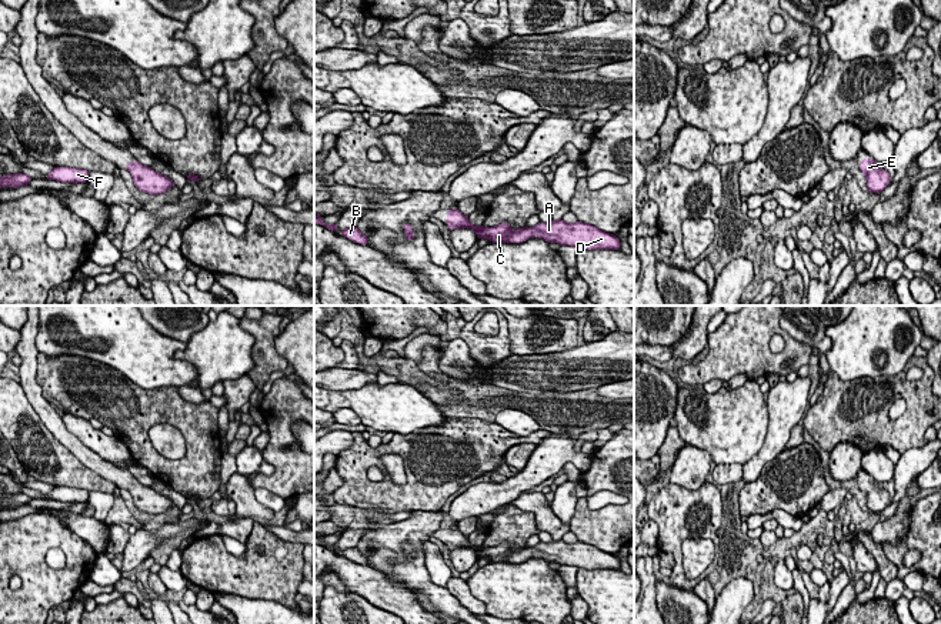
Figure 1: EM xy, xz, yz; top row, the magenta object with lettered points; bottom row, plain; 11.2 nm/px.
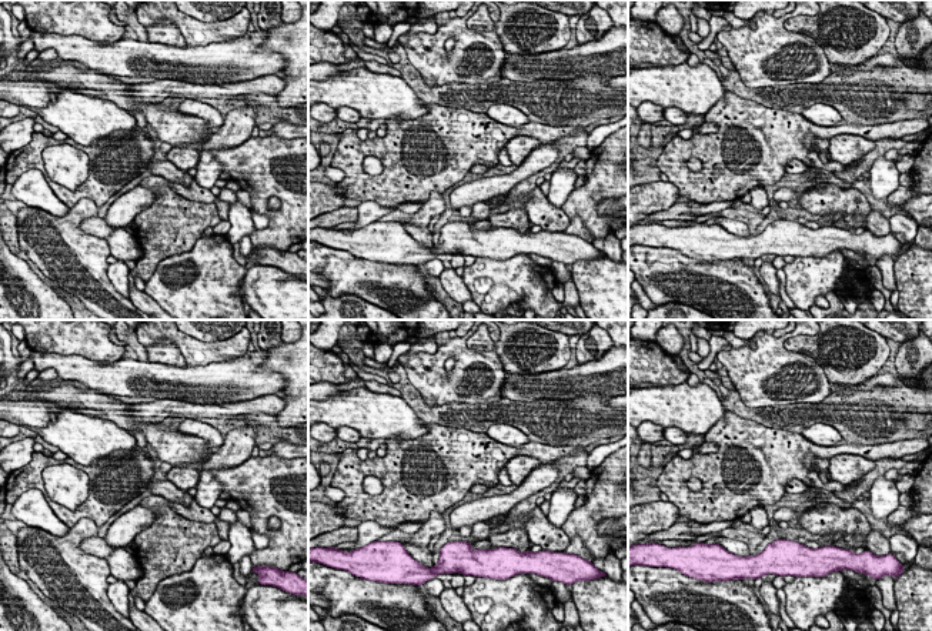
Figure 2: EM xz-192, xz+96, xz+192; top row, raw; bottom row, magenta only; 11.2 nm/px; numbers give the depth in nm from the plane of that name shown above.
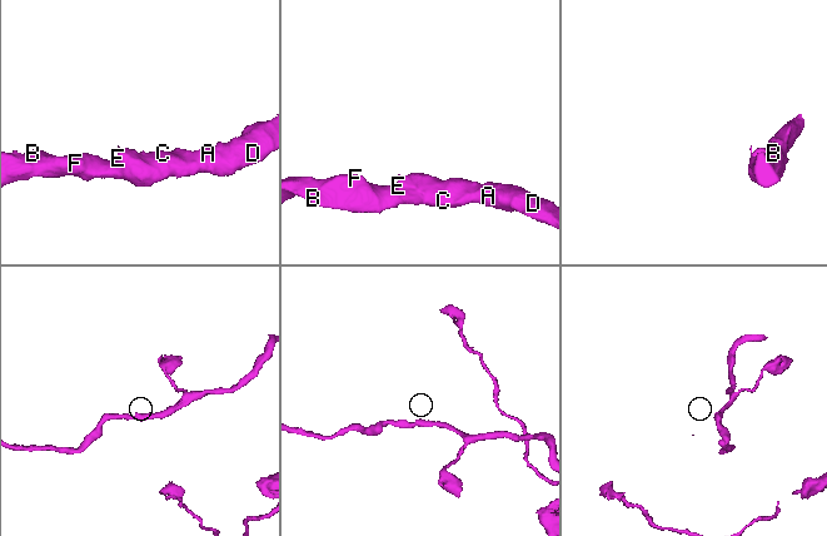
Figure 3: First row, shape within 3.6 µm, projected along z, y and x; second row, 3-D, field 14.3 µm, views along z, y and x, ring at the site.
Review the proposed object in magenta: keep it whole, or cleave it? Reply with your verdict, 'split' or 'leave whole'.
leave whole

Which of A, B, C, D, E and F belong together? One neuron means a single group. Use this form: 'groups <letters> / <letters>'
groups A B C D E F

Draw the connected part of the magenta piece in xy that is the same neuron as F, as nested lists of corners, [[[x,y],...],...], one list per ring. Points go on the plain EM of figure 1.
[[[54,487],[44,498],[61,503],[87,503],[90,491],[71,487]]]

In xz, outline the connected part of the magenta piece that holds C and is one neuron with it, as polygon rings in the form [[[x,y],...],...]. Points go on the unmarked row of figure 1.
[[[457,528],[447,531],[447,547],[454,548],[471,548],[478,558],[488,558],[491,563],[523,563],[528,558],[538,557],[548,563],[558,563],[560,565],[571,565],[585,570],[620,570],[620,560],[610,553],[601,551],[600,548],[575,541],[573,544],[565,543],[563,538],[550,543],[538,543],[534,547],[524,547],[511,550],[507,541],[494,547],[473,545],[467,535]]]

